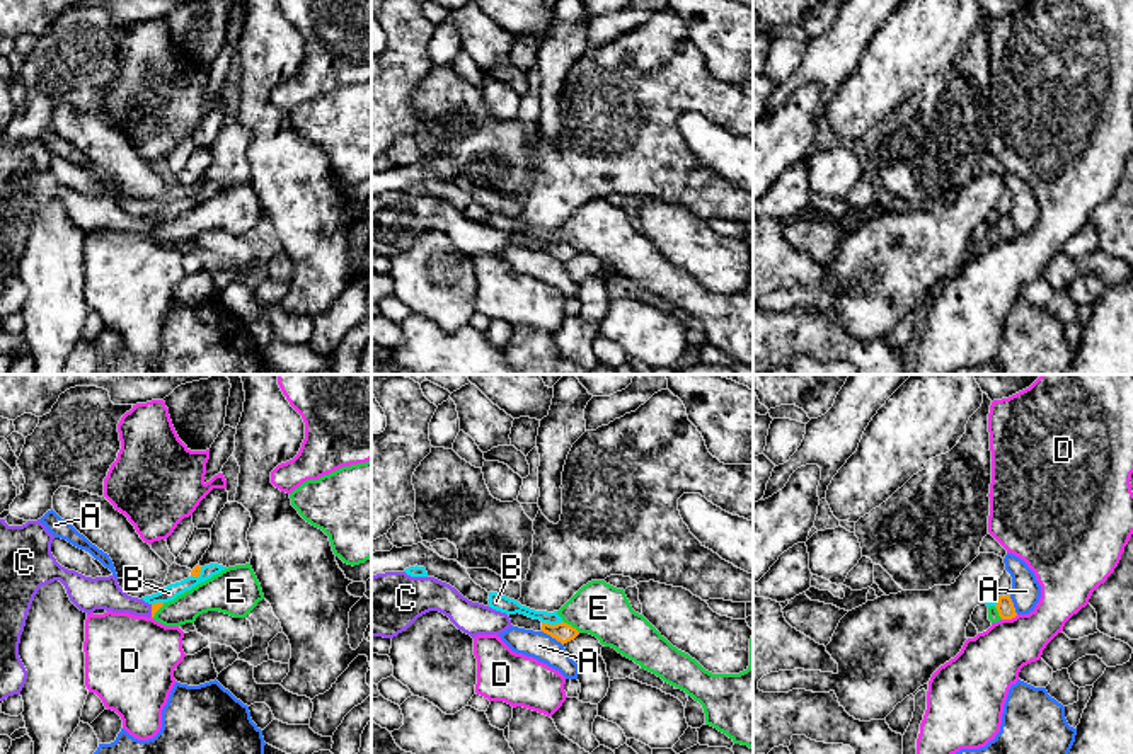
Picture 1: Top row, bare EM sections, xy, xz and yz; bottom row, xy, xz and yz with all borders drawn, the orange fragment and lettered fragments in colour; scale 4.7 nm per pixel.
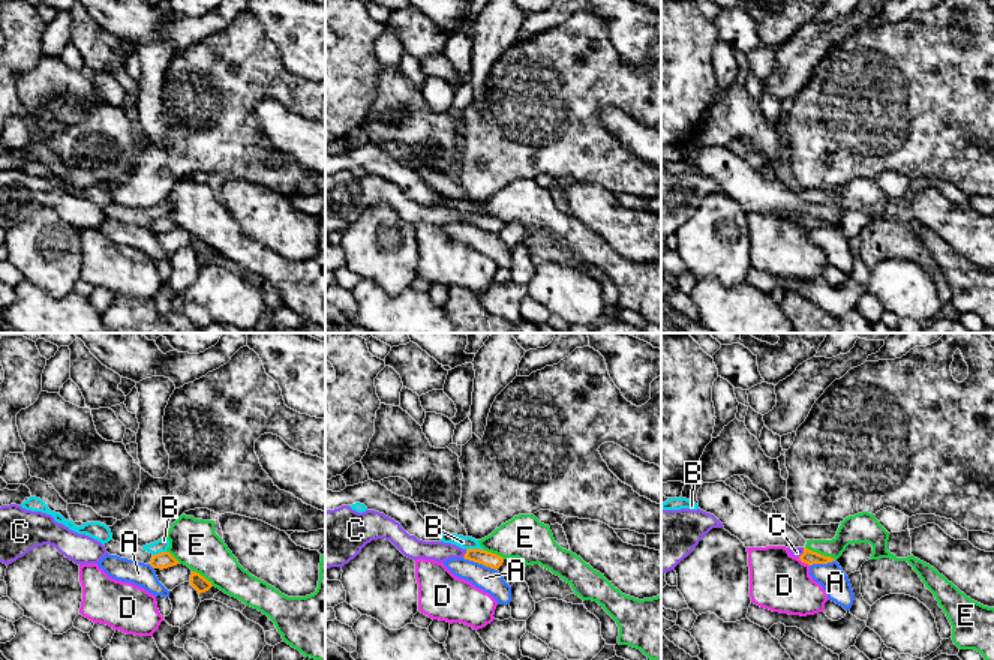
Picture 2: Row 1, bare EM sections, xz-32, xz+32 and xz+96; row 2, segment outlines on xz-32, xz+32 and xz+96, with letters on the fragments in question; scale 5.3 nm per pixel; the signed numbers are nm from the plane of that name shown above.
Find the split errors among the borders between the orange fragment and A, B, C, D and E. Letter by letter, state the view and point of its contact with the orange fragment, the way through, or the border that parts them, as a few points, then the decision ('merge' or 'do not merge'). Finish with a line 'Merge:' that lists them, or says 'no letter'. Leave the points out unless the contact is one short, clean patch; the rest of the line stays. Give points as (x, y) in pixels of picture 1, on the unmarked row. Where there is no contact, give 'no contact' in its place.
A: contact xz (552, 256); border xz (542, 249), (563, 264); do not merge
B: contact xz (552, 244); do not merge
C: contact xy (152, 230); way xy (155, 225), (152, 230), (121, 222), (103, 211); merge
D: contact yz (1009, 237); border yz (1017, 234), (1002, 239); do not merge
E: contact xz (569, 244); do not merge
Merge: C

